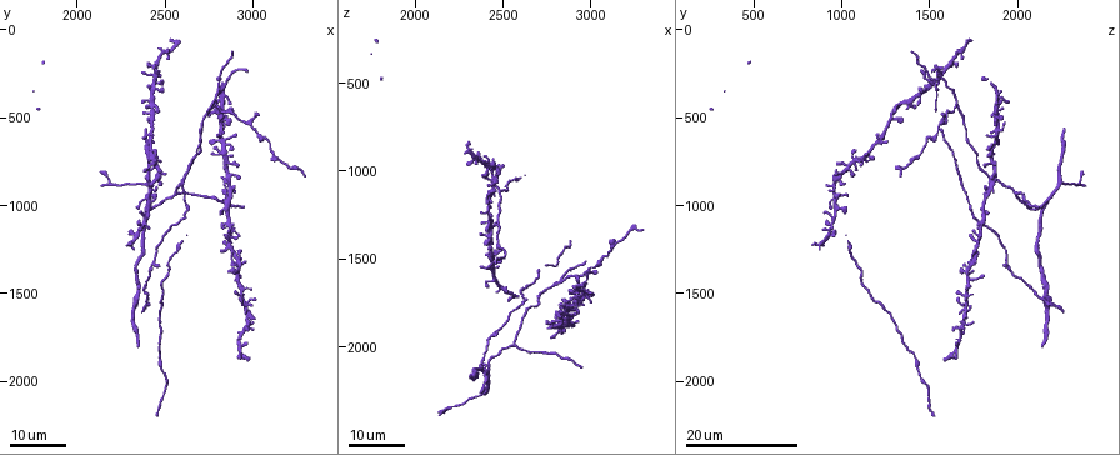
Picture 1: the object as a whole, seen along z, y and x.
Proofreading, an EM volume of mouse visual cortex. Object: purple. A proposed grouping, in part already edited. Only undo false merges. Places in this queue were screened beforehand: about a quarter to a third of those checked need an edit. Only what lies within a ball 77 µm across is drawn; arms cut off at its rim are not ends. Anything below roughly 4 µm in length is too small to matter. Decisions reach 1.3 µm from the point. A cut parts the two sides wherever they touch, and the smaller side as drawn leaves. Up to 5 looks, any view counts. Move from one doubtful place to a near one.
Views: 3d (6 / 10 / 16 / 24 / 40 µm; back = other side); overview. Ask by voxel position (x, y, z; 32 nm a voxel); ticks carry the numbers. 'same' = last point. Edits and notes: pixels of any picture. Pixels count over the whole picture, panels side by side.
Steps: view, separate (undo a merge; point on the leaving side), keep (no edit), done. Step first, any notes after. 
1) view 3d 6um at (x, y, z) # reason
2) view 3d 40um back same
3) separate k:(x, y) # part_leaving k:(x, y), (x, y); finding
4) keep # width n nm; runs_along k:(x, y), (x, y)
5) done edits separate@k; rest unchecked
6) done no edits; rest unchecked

view 3d 16um at (2440, 780, 1040) # four or more arms meet

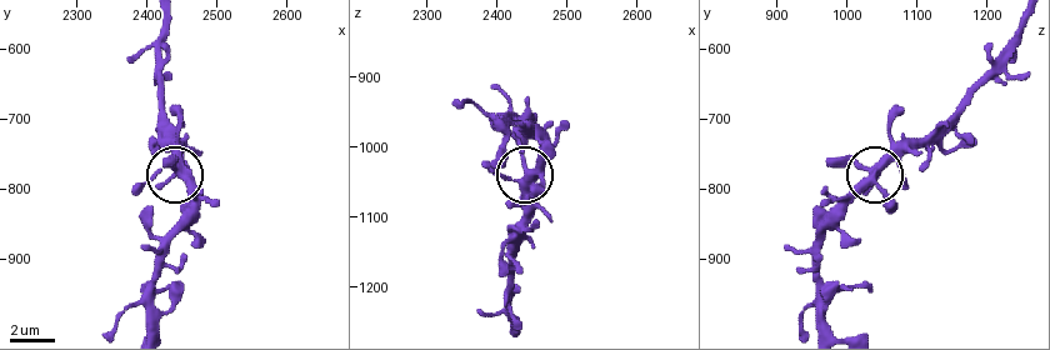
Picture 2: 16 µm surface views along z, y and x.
view 3d 6um at (2455, 785, 1035)

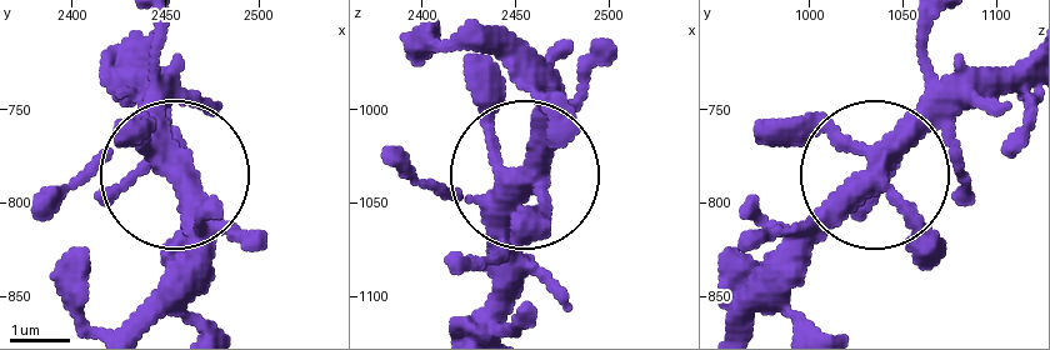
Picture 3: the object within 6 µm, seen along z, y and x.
keep # width 350 nm; runs_along 3:(480, 323), (485, 233), (520, 178), (485, 128), (485, 58); all the same cell

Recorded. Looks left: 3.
view 3d 16um at (2380, 1100, 960) # three arms meet

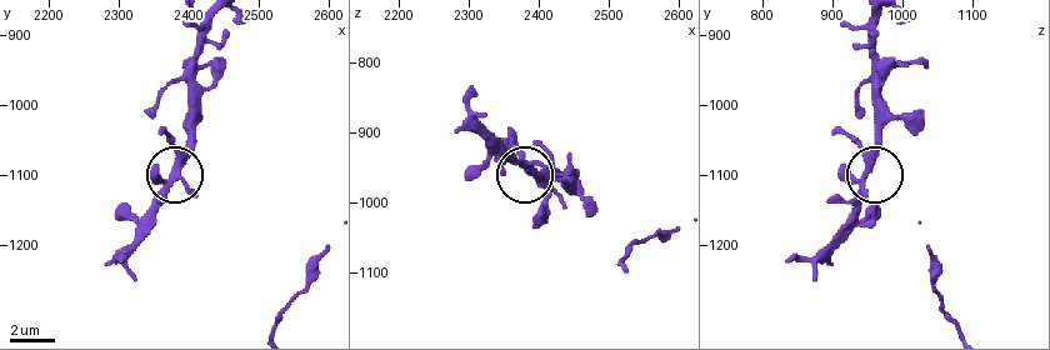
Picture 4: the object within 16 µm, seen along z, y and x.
view 3d 6um at (2385, 1105, 940) # closer look

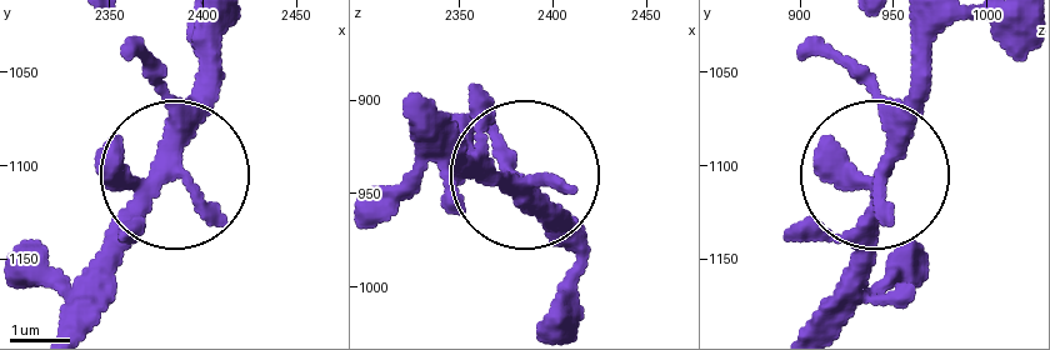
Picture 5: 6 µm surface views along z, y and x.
keep # runs_along 5:(915, 20), (915, 109), (876, 169), (861, 269); continuous, no second cell

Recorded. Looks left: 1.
done no edits; rest unchecked

